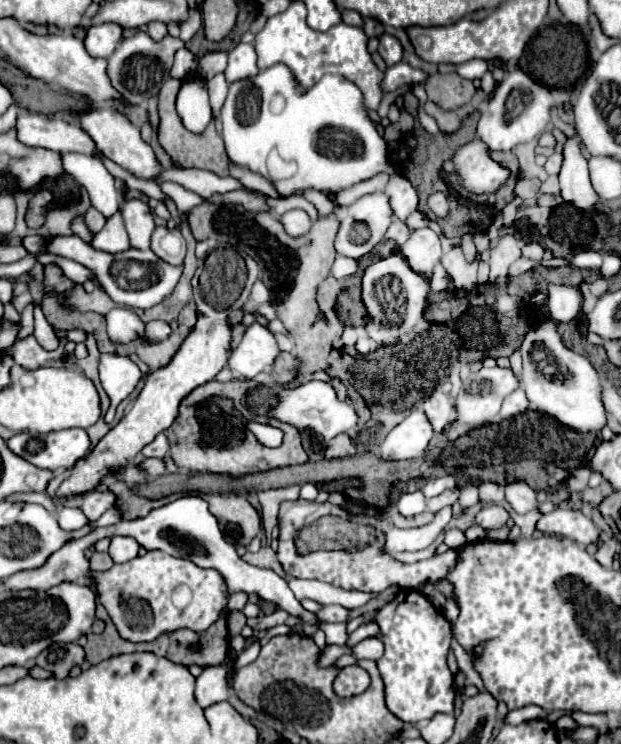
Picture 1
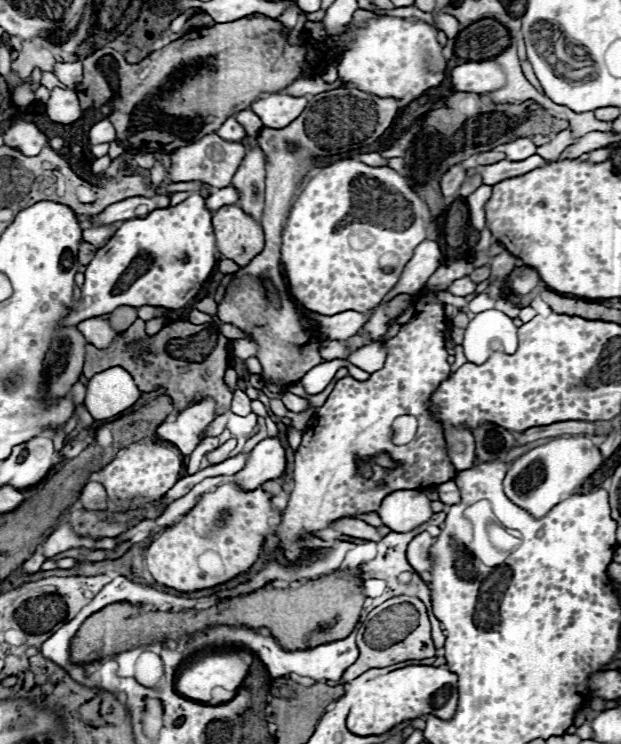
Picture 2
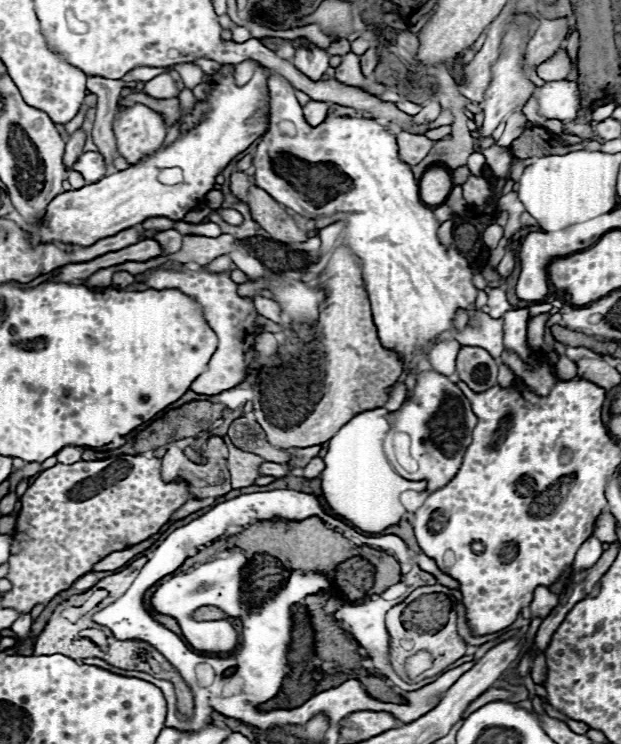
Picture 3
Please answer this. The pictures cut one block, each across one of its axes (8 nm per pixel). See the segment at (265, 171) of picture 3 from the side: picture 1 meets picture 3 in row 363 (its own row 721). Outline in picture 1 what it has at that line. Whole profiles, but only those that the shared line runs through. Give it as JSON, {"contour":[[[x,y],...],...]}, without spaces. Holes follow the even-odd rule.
{"contour":[[[400,590],[392,602],[382,606],[376,614],[380,630],[384,634],[384,656],[376,662],[386,684],[388,710],[408,724],[430,720],[438,712],[452,712],[454,708],[454,682],[446,664],[452,628],[430,600],[416,590]]]}

